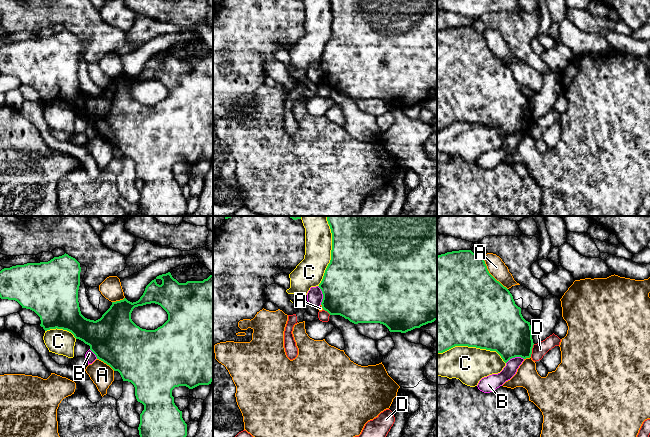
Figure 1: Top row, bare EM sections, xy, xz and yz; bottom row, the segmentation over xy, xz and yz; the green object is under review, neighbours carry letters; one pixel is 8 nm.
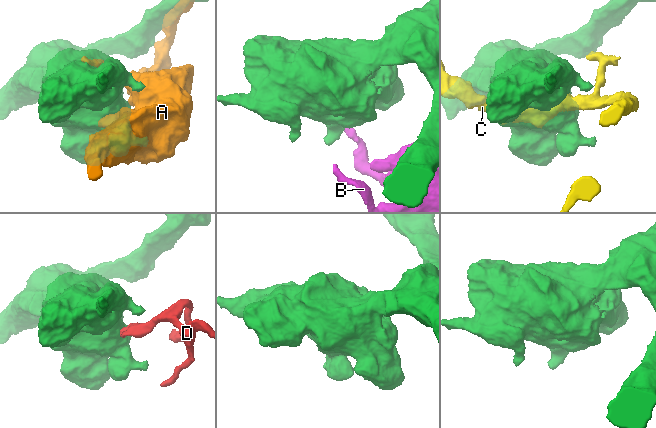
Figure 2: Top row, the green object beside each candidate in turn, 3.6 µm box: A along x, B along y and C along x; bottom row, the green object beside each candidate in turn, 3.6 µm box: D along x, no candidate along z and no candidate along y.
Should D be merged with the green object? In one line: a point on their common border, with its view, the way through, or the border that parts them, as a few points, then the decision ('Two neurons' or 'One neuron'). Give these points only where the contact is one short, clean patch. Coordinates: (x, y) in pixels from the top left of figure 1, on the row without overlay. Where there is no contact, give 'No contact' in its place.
Touches green at yz (531, 126). Boundary: yz (534, 120), (530, 132). Two neurons

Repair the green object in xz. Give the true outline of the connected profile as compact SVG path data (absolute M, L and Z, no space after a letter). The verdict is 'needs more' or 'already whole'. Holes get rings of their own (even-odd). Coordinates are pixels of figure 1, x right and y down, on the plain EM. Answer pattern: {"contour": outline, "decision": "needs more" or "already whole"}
{"contour": "M329 0L332 9L331 36L319 60L323 86L340 91L354 100L380 99L390 108L406 109L437 96L437 0Z", "decision": "already whole"}

